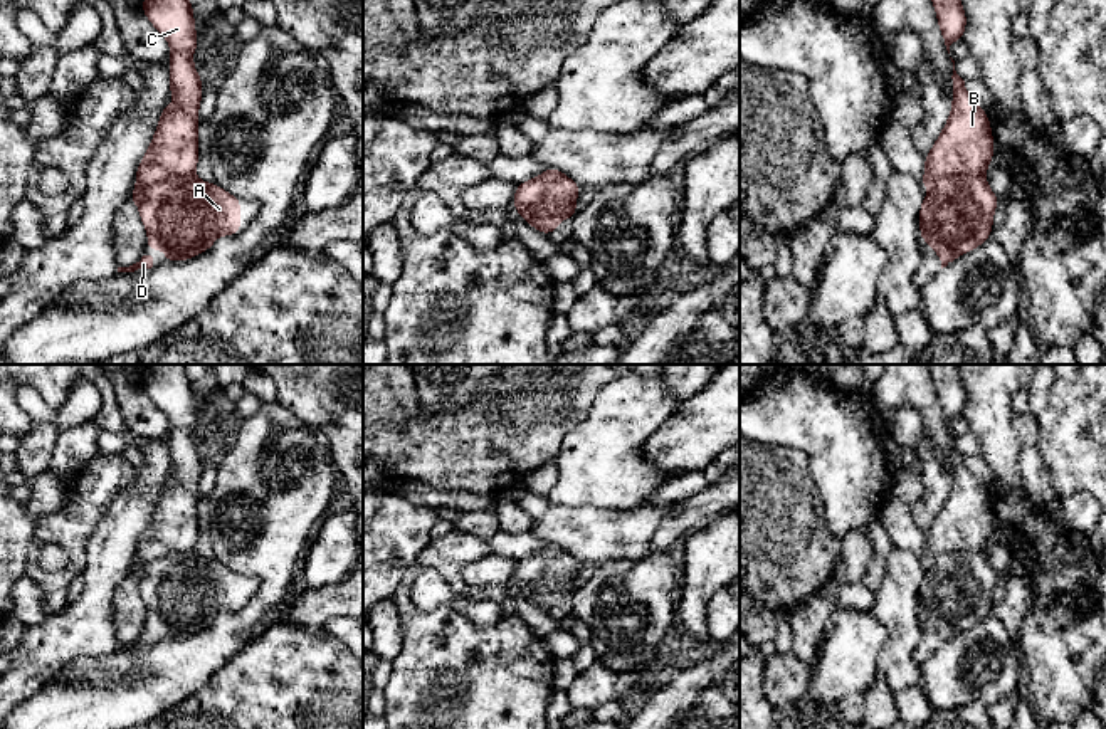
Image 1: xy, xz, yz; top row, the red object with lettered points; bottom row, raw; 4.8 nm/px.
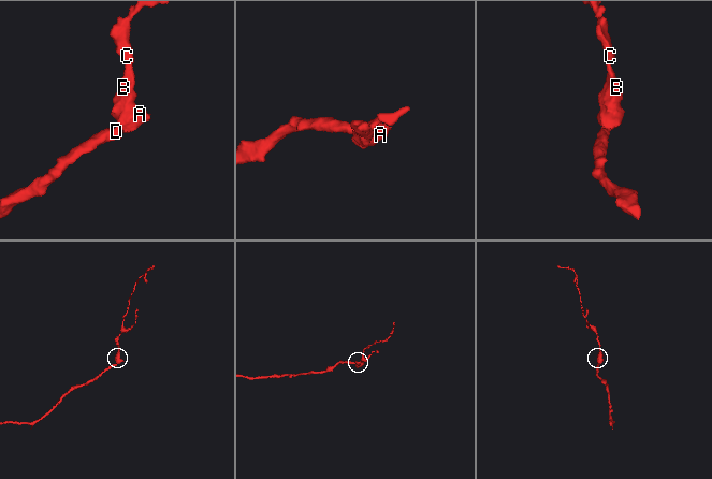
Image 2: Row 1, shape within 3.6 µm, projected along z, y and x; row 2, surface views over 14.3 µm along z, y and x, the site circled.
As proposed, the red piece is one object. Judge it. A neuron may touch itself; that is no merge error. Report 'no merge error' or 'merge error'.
merge error

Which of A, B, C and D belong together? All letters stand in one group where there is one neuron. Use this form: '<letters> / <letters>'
A D / B C

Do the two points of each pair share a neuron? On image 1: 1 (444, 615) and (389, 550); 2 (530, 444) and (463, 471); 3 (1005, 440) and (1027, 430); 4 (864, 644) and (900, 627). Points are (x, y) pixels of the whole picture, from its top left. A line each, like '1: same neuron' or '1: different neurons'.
1: different neurons
2: same neuron
3: different neurons
4: different neurons

